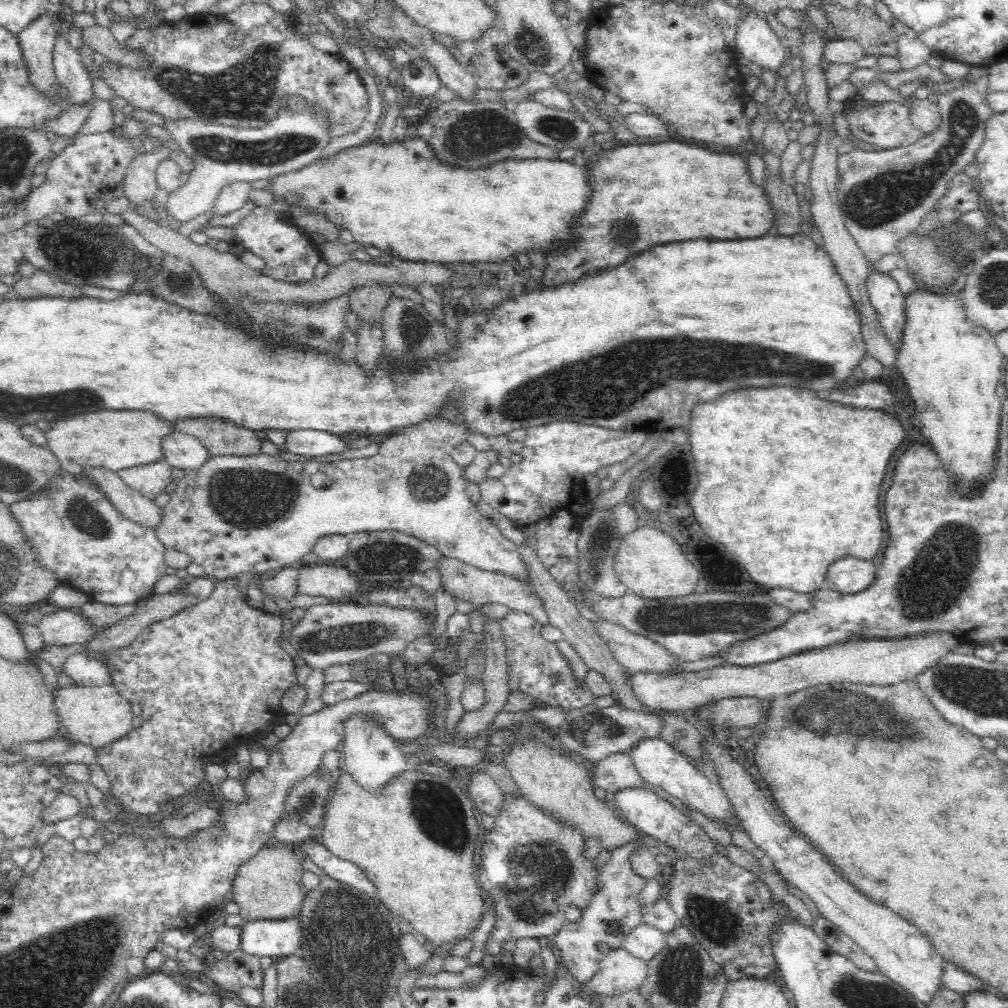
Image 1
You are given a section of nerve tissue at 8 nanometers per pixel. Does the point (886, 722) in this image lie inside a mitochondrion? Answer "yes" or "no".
yes

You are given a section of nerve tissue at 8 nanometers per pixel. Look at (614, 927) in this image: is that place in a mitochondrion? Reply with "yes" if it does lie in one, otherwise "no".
no

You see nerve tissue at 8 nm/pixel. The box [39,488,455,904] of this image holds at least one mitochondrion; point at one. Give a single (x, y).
(316, 639)

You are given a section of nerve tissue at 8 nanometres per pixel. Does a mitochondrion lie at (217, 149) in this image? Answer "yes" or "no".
yes

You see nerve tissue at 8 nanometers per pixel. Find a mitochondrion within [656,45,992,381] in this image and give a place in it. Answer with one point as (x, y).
(887, 195)

